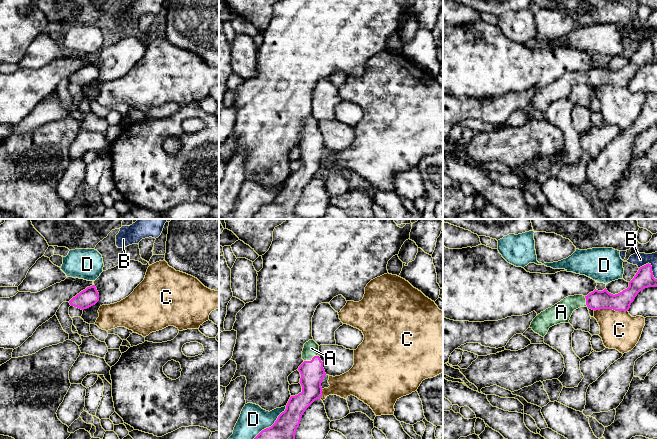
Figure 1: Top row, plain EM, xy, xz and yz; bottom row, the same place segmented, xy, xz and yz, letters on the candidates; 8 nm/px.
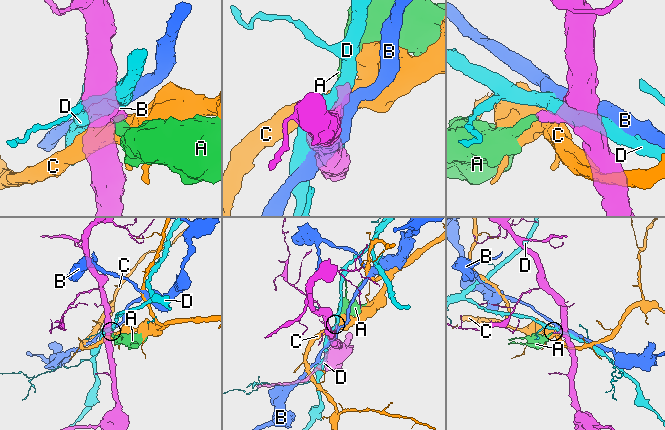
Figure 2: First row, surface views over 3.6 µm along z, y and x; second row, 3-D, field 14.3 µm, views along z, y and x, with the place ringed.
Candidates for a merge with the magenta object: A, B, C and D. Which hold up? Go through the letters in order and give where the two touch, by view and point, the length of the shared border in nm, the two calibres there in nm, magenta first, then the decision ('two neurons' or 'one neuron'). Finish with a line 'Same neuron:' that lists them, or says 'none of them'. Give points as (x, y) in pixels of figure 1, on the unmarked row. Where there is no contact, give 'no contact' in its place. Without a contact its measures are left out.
A: xz (311, 136) | 120 nm | 190/120 nm | one neuron
B: yz (651, 43) | 170 nm | 150/110 nm | two neurons
C: yz (610, 84) | 280 nm | 160/300 nm | two neurons
D: xz (271, 202) | 400 nm | 280/220 nm | two neurons
Same neuron: A

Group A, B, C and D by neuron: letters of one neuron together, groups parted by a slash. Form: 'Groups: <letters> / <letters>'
Groups: A / B / C / D

